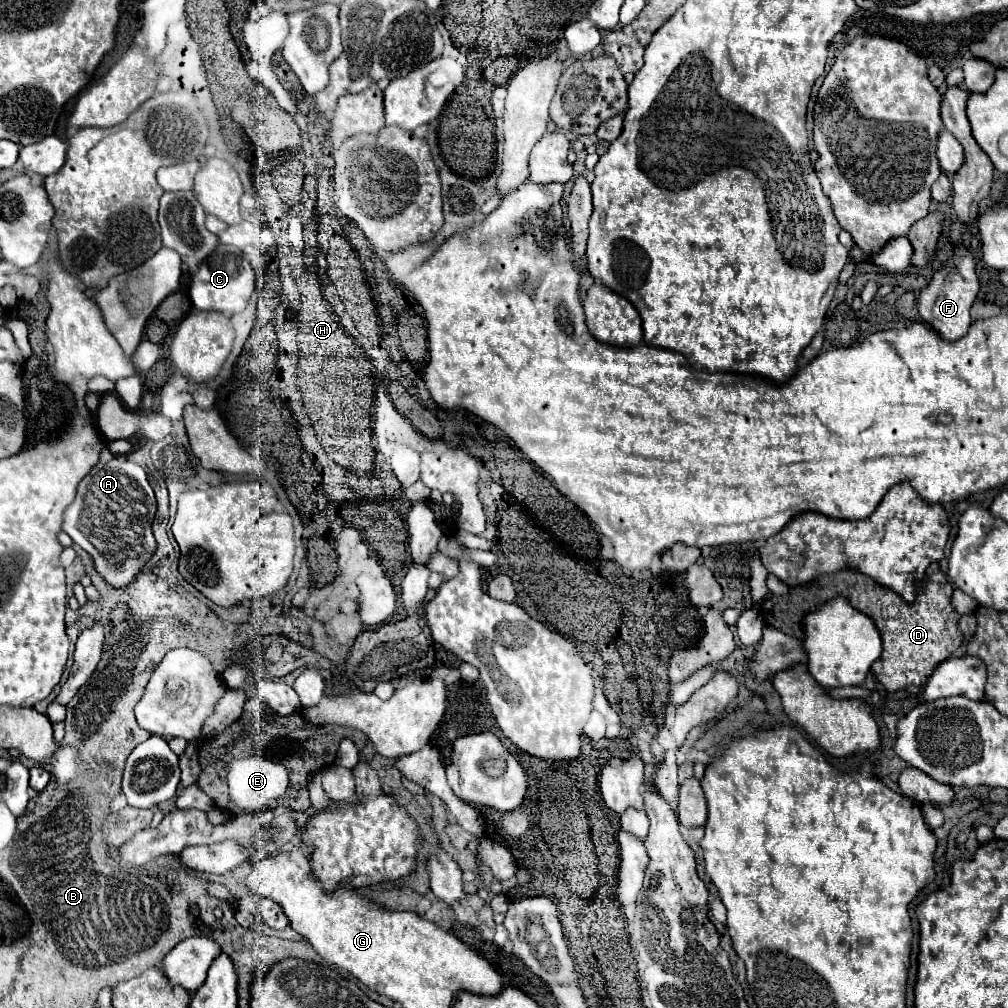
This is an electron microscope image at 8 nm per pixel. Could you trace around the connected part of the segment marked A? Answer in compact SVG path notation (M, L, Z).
M114 455L110 461L94 465L80 481L76 499L64 511L62 531L94 557L96 571L110 585L124 587L136 577L140 565L144 565L156 551L156 541L150 529L154 513L156 499L146 471L124 455Z

